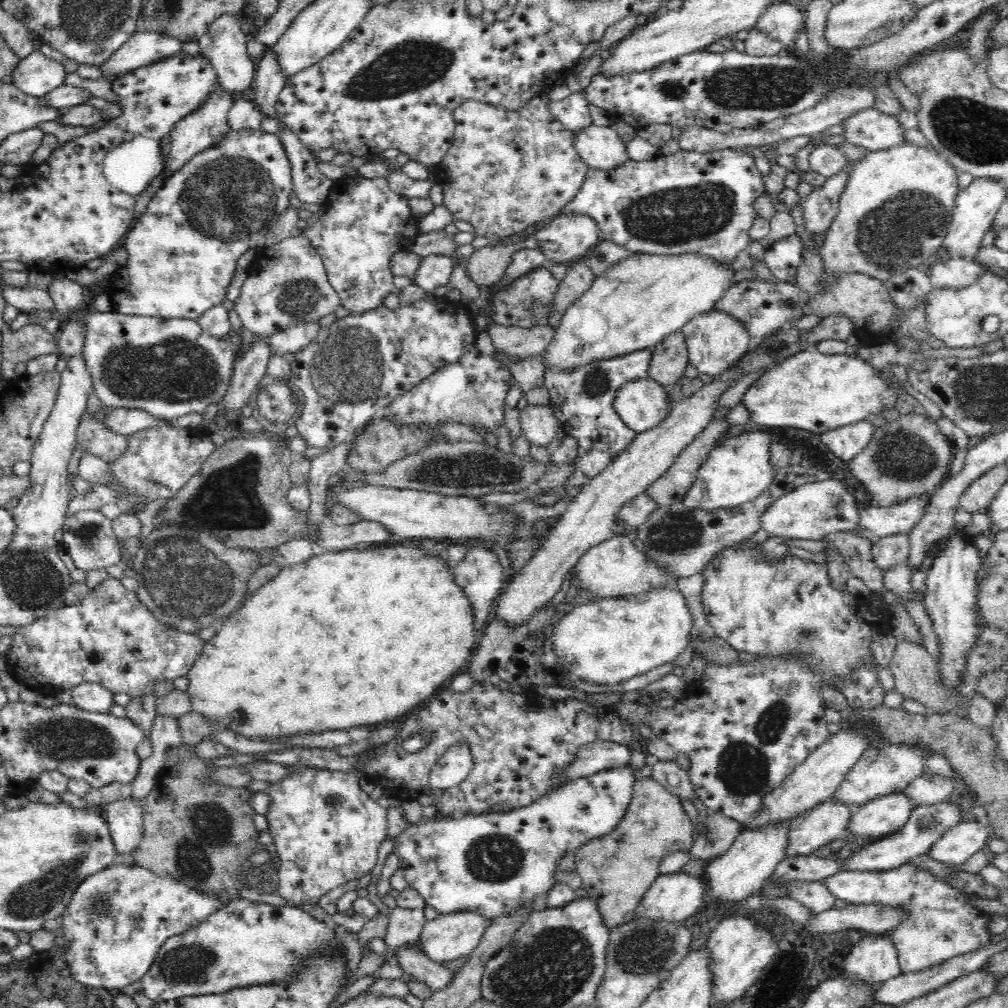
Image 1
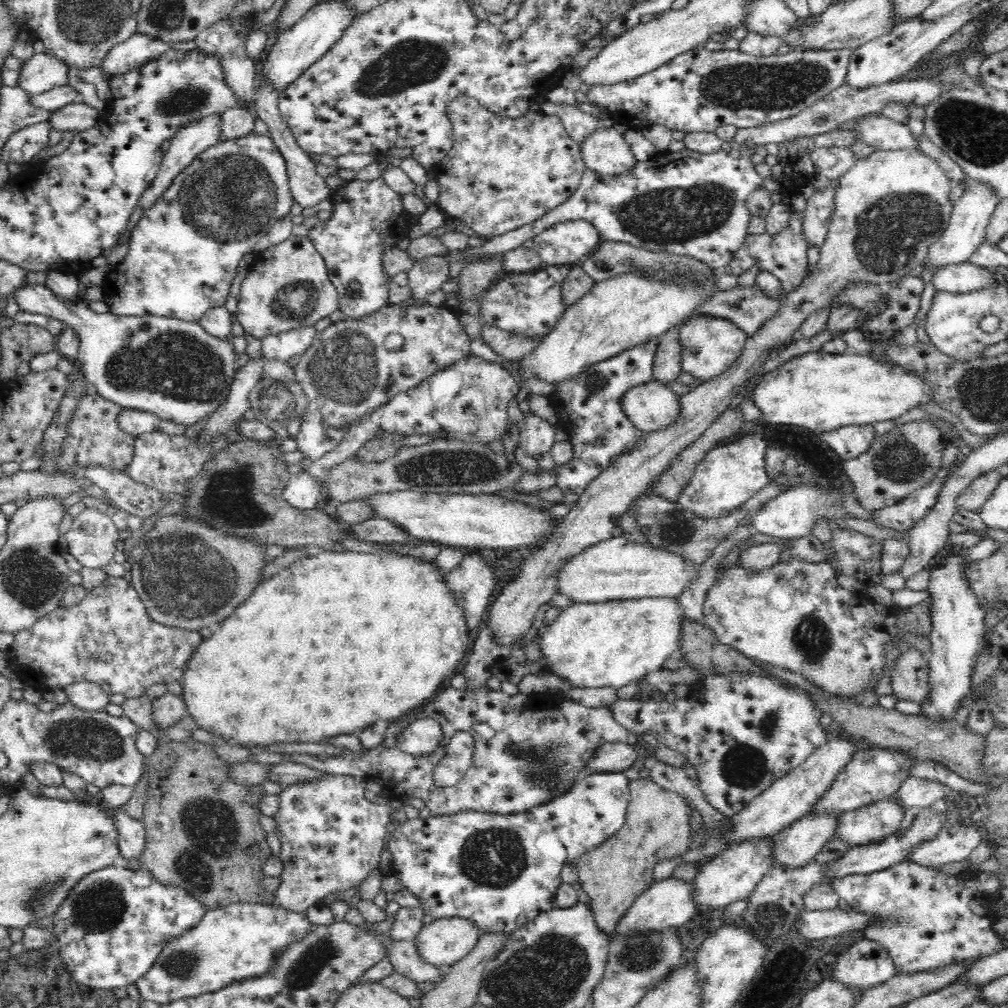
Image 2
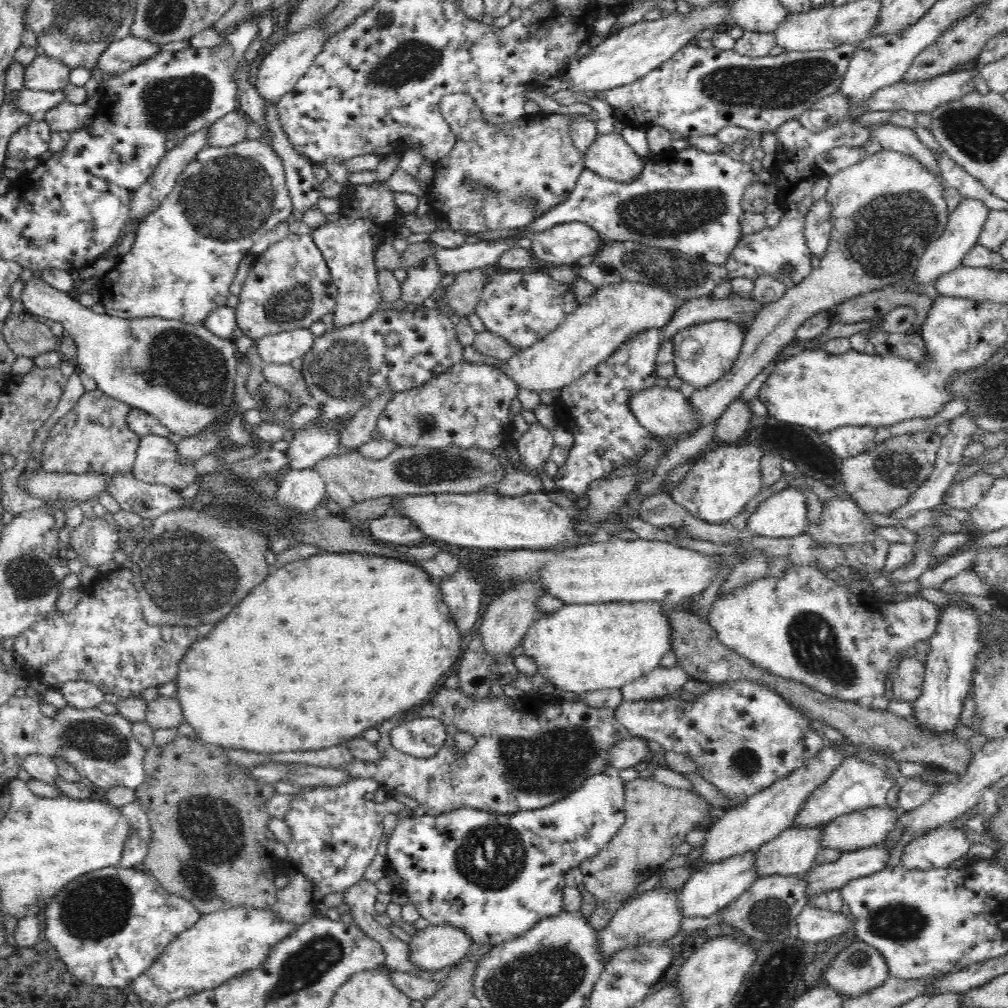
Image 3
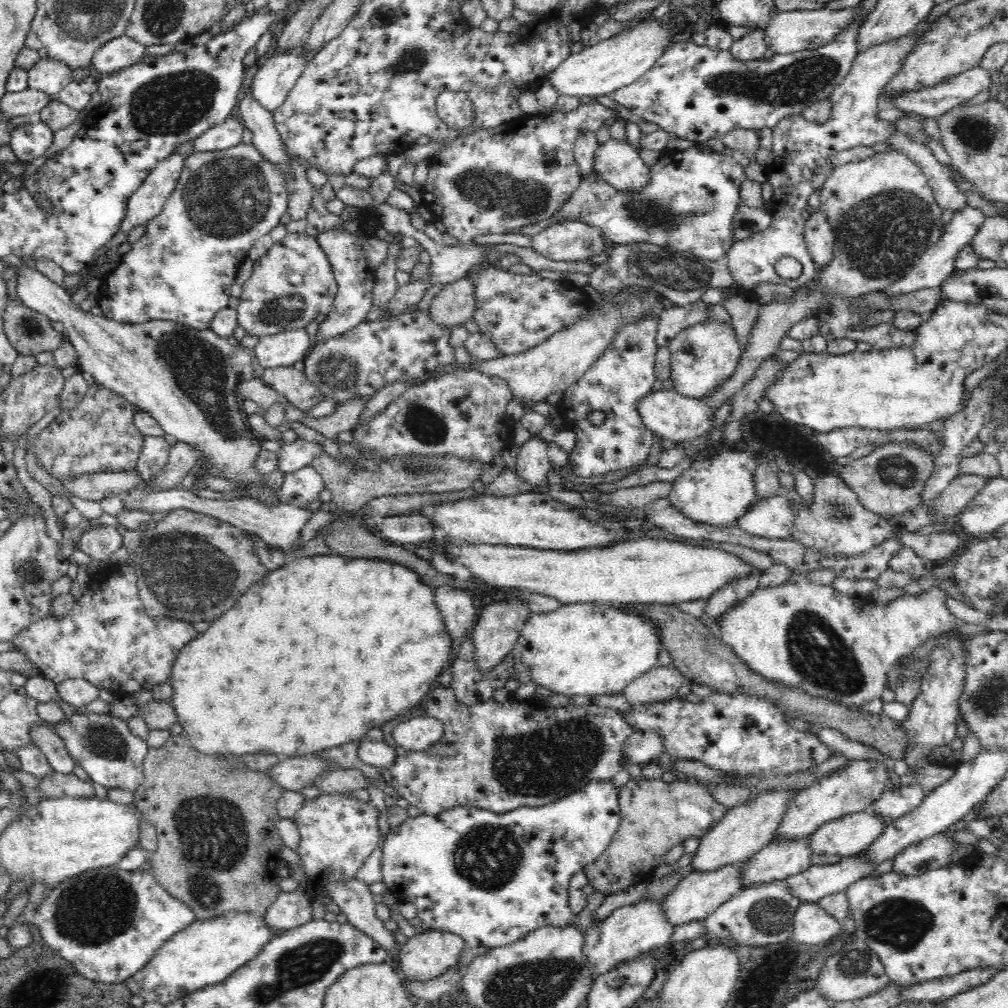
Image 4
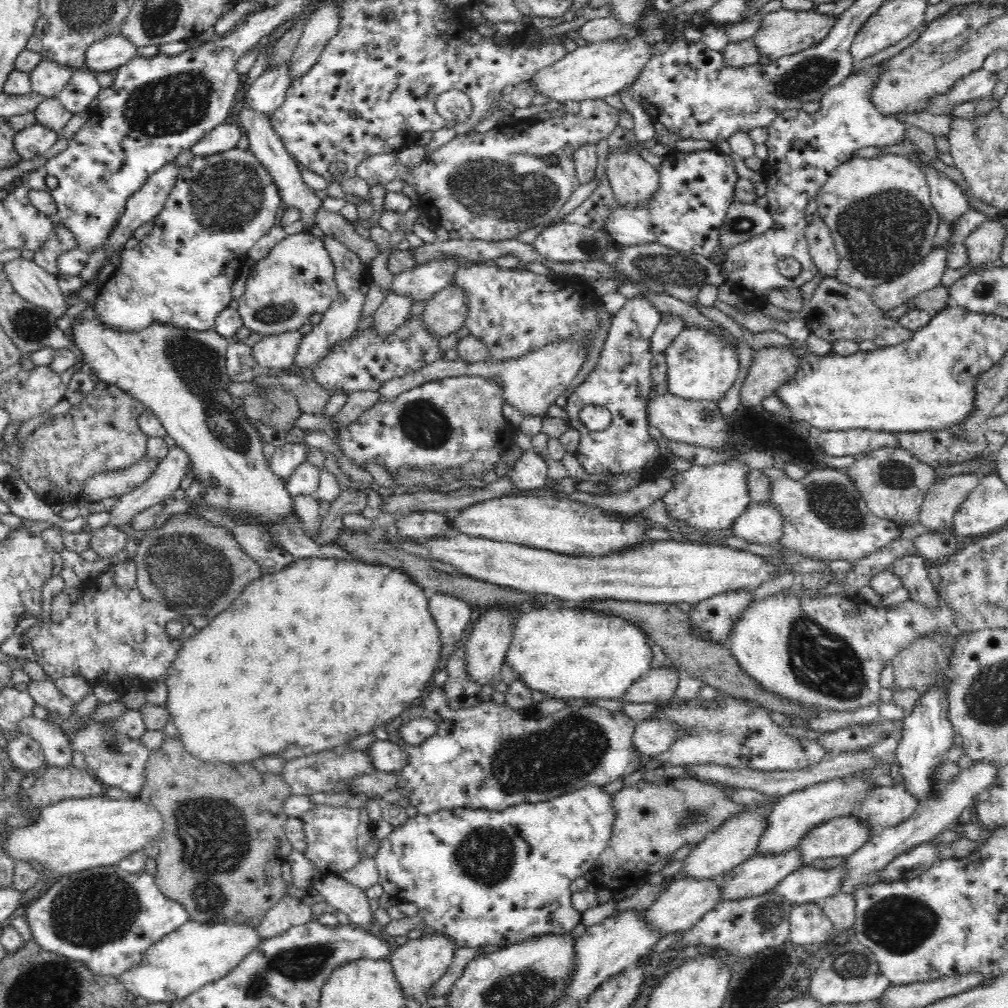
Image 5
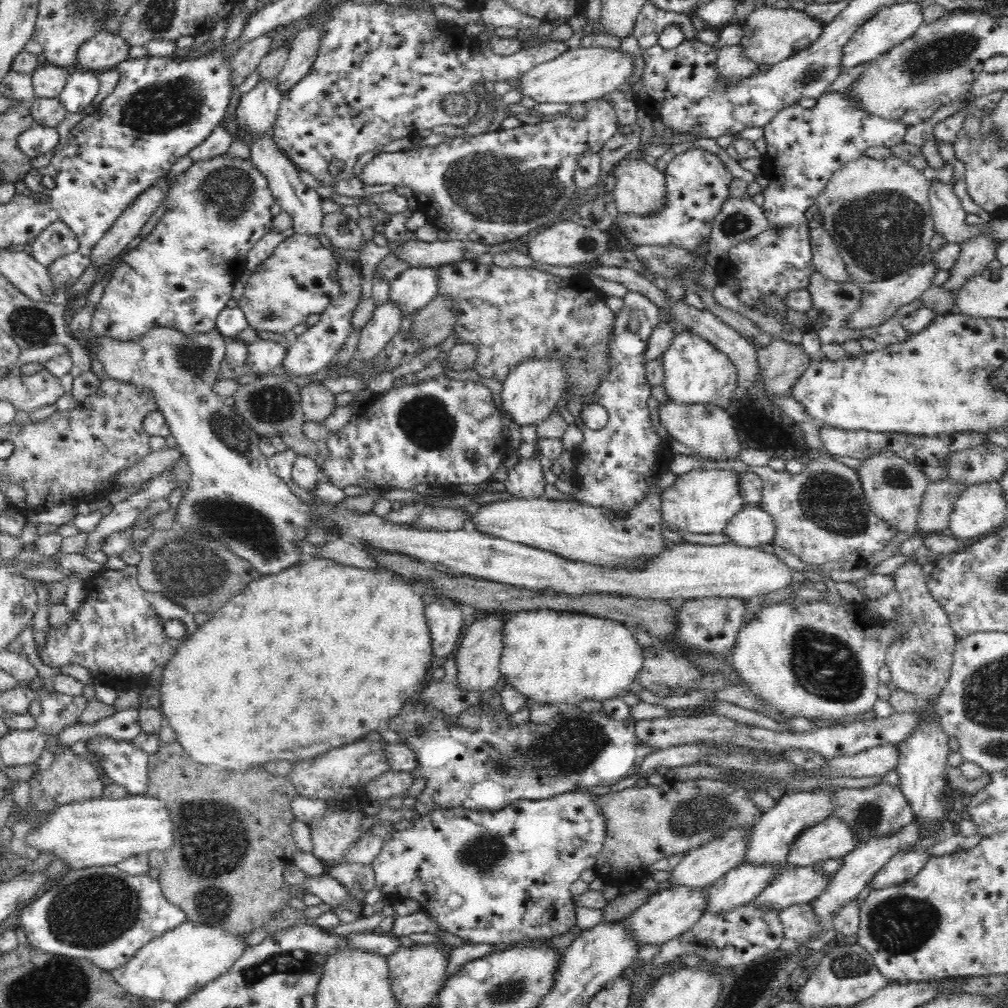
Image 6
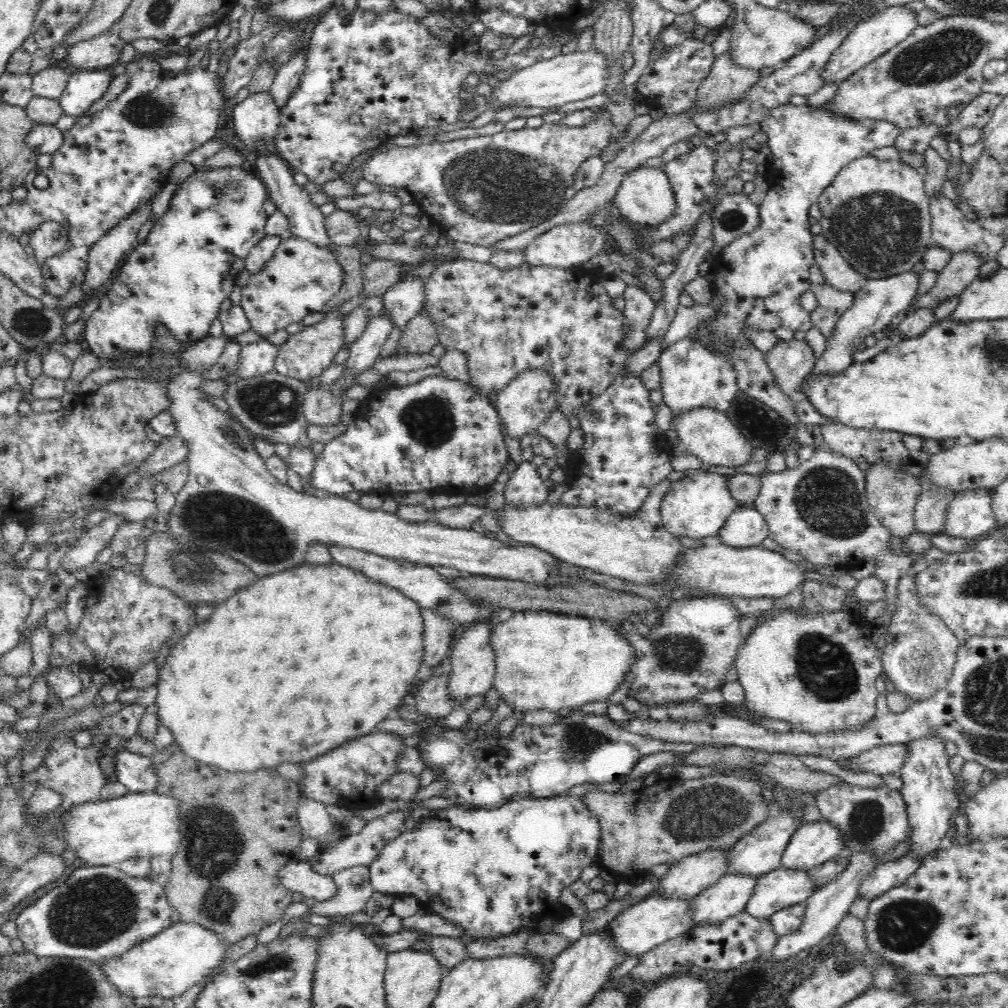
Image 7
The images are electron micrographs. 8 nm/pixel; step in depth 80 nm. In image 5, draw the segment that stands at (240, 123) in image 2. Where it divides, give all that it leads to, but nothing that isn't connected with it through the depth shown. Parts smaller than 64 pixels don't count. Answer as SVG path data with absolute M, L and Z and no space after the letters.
M224 122L206 133L204 138L200 138L200 142L191 146L191 150L195 156L212 156L218 152L232 150L237 146L240 136L240 129L237 125Z

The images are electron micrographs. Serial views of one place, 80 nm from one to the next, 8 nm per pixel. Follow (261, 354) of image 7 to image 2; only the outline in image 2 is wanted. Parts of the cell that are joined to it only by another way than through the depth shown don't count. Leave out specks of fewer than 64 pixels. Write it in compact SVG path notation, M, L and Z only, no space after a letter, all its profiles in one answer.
M299 328L261 338L263 360L288 362L294 356L302 356L308 348L308 346L304 346L304 338L304 330Z

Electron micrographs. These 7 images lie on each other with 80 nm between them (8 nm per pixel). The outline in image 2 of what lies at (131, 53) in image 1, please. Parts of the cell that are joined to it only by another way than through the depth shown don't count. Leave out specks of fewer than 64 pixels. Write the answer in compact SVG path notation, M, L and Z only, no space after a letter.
M135 32L128 40L116 43L110 48L101 63L101 70L107 77L125 74L134 67L144 66L144 63L158 58L170 49L170 45Z

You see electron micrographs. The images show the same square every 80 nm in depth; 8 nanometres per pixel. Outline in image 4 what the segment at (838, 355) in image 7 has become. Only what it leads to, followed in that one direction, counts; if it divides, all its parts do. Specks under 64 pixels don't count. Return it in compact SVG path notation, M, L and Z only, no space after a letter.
M967 205L964 210L954 214L951 222L943 226L943 233L940 240L932 245L920 258L918 262L905 274L900 280L893 282L892 286L884 287L880 293L884 297L900 298L904 294L915 293L922 289L931 289L941 287L944 280L948 278L954 272L954 259L958 251L966 245L970 244L972 237L976 234L976 231L980 228L980 225L984 223L985 215L983 212L975 207Z

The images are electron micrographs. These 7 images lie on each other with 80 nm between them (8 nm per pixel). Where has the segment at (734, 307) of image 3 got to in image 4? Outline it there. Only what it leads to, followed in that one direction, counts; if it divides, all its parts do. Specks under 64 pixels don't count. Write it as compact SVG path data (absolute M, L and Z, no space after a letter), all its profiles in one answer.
M702 300L680 306L676 308L664 309L659 314L659 323L655 336L657 348L668 346L669 342L680 332L689 326L708 318L708 308L711 304L706 304Z

